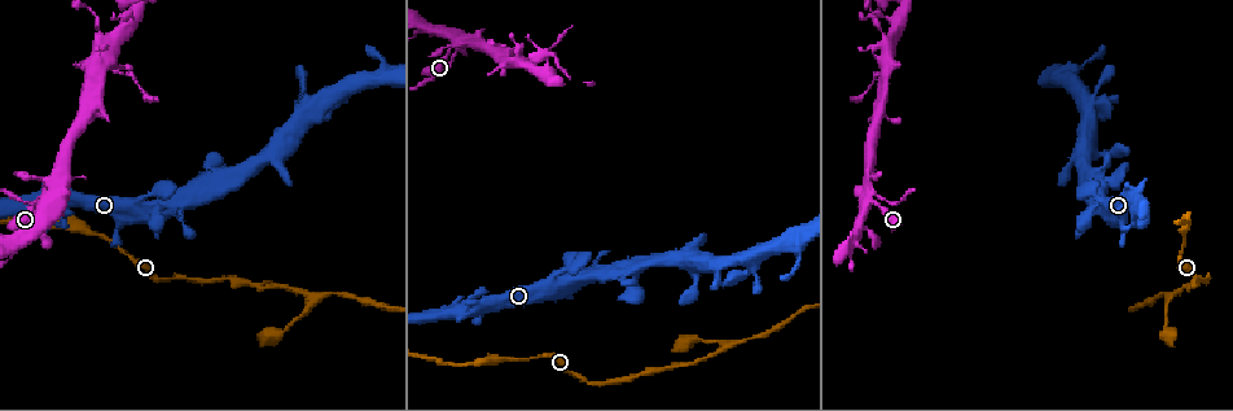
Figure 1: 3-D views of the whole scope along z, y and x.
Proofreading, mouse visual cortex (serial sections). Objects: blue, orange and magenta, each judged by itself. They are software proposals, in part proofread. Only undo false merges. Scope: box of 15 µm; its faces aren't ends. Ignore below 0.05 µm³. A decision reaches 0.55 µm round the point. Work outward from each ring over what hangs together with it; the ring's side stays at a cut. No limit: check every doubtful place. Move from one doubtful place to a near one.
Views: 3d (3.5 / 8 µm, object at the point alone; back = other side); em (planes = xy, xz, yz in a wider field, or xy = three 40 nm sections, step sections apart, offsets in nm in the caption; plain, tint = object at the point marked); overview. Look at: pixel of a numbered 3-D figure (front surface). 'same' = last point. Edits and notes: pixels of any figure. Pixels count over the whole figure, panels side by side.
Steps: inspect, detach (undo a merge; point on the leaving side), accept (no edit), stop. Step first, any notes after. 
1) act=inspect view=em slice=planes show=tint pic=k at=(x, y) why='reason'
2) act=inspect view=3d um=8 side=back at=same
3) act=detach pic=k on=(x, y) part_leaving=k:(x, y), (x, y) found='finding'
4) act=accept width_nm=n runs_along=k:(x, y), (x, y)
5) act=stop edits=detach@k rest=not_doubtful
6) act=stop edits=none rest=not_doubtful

act=inspect view=3d um=3.5 pic=1 at=(101, 53) why='side arm on a straight run'

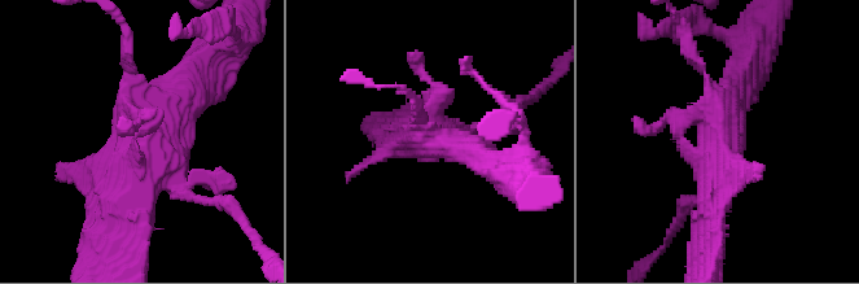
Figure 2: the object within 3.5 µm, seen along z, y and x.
act=accept runs_along=2:(115, 222), (115, 182), (194, 74) found='one cell here'

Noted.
act=inspect view=3d um=8 side=back pic=1 at=(1187, 226) why='thick turns thin'

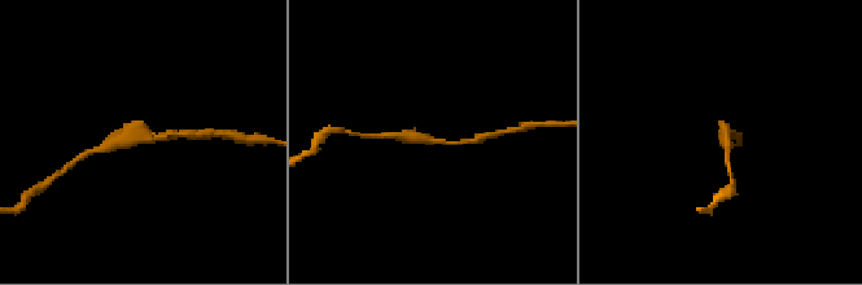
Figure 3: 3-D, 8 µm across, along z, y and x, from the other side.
act=inspect view=em slice=xy step=1 show=tint pic=3 at=(722, 131) arm_widths_nm=150,300

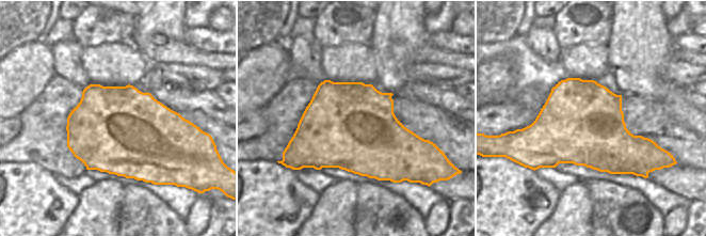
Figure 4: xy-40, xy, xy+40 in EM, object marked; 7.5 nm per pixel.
act=accept width_nm=650 runs_along=3:(106, 147), (131, 135), (176, 135) found='one cell here'

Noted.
act=inspect view=3d um=3.5 side=back pic=1 at=(1177, 293) why='two arms in line, one across'

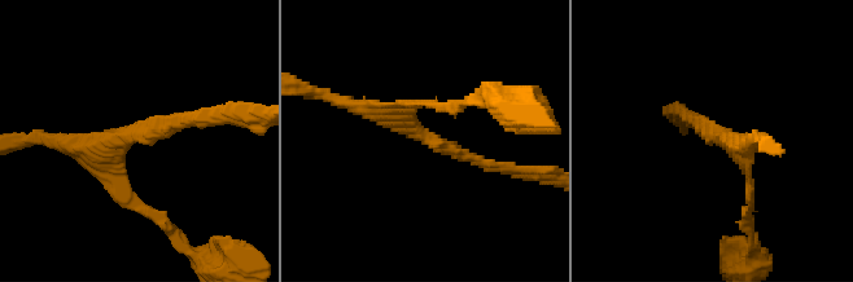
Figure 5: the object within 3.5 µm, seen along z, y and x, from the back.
act=inspect view=em slice=xy step=2 show=tint pic=5 at=(122, 138) arms=3 arm_widths_nm=150,150,250

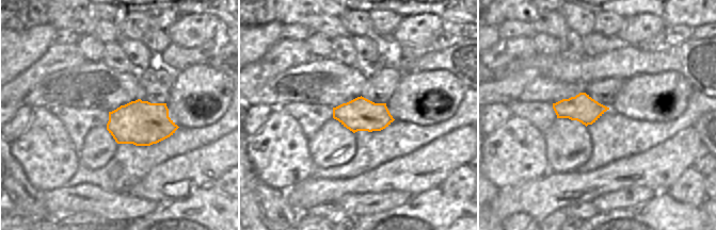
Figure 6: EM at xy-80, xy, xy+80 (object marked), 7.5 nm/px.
act=accept runs_along=5:(200, 119), (125, 136), (109, 167), (128, 203) found='all the same cell'

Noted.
act=stop edits=none rest=not_doubtful

